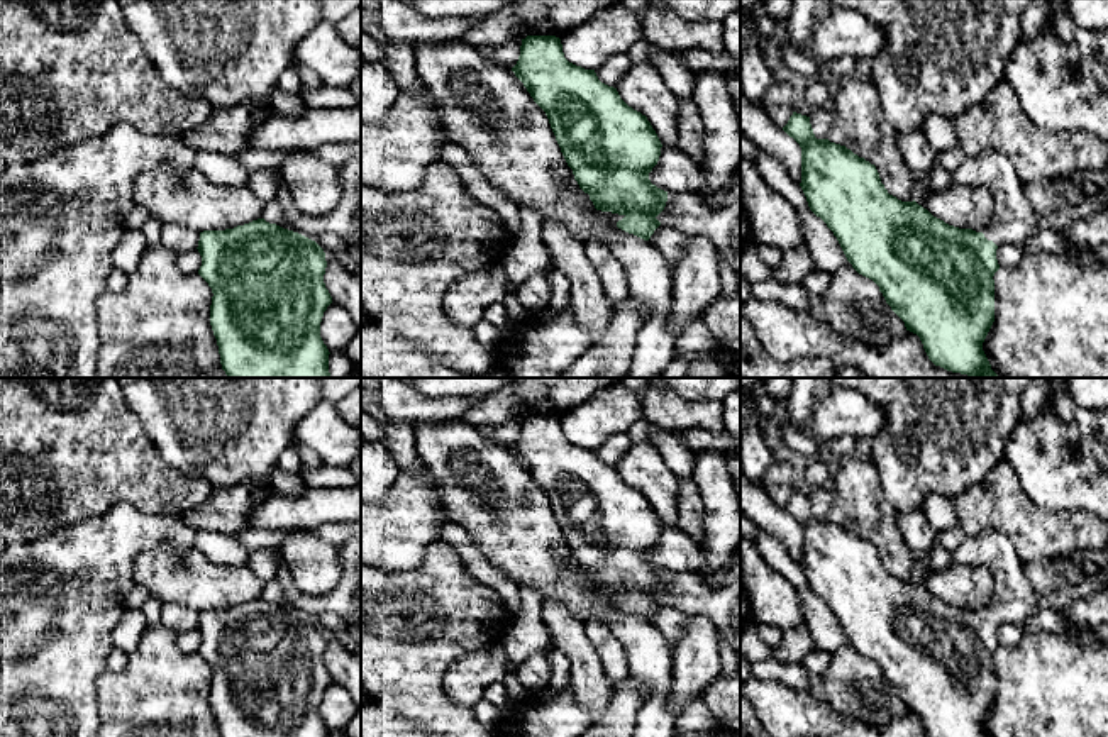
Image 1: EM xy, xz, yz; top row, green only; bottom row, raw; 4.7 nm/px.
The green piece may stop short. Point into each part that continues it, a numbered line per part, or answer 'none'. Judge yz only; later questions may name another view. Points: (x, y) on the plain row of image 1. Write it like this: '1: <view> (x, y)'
1: yz (1013, 602)

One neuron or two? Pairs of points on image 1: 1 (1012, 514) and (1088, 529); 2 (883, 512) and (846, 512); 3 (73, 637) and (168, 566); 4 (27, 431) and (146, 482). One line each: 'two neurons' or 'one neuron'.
1: one neuron
2: one neuron
3: two neurons
4: one neuron

